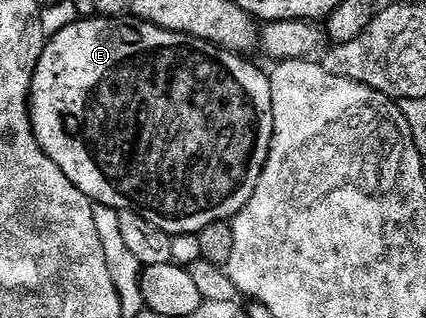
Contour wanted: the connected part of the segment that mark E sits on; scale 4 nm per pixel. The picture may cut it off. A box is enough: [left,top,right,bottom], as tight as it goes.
[30,17,274,237]

